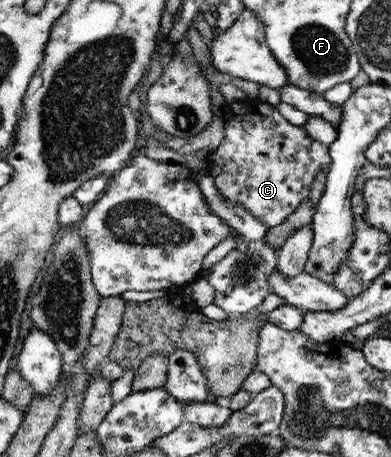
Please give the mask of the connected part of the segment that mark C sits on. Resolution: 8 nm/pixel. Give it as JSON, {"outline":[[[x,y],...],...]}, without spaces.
{"outline":[[[247,98],[240,102],[232,102],[226,105],[225,111],[222,113],[224,122],[224,139],[222,143],[213,150],[213,154],[210,155],[208,166],[208,174],[213,177],[214,185],[217,191],[221,193],[221,196],[225,201],[233,201],[233,203],[239,203],[243,205],[254,217],[258,218],[262,224],[266,224],[268,228],[276,227],[286,221],[284,217],[292,215],[296,208],[302,203],[302,200],[309,197],[310,185],[314,181],[317,173],[324,170],[326,173],[331,166],[331,154],[330,147],[328,144],[320,143],[319,140],[312,139],[310,133],[304,127],[292,125],[287,119],[284,119],[278,110],[272,105],[266,105],[260,99]]]}

